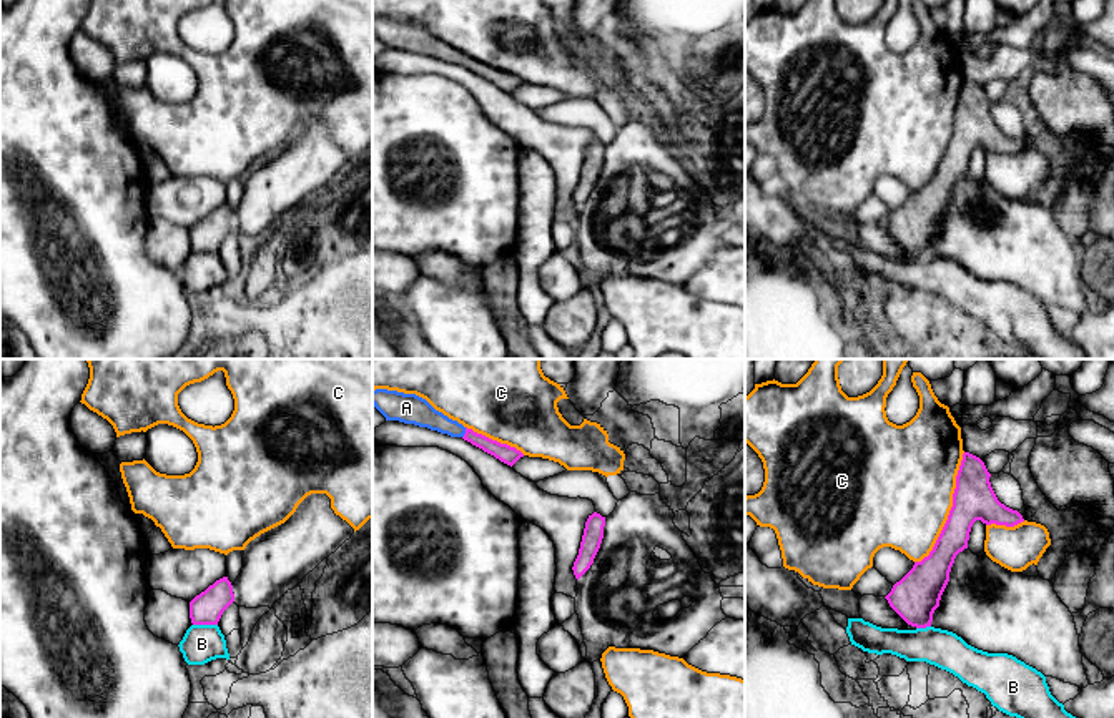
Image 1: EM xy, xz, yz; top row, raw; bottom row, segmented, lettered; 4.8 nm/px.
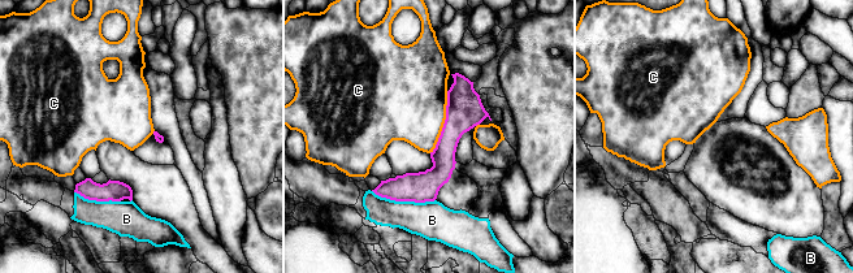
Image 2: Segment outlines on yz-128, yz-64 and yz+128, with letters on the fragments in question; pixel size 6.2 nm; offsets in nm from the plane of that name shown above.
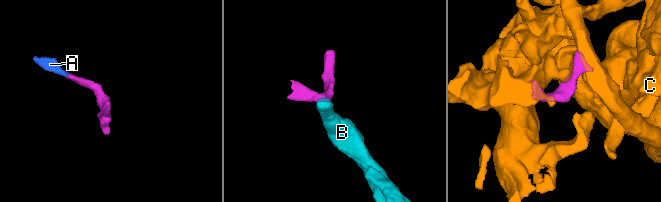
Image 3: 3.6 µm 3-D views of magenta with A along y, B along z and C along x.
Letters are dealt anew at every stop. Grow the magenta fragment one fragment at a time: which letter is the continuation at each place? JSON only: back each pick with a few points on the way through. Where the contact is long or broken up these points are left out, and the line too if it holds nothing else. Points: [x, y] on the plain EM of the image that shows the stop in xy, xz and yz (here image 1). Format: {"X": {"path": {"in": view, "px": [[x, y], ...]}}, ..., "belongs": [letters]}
{"A": {"path": {"in": "xz", "px": [[504, 80], [466, 60], [419, 40]]}}, "belongs": ["A"]}

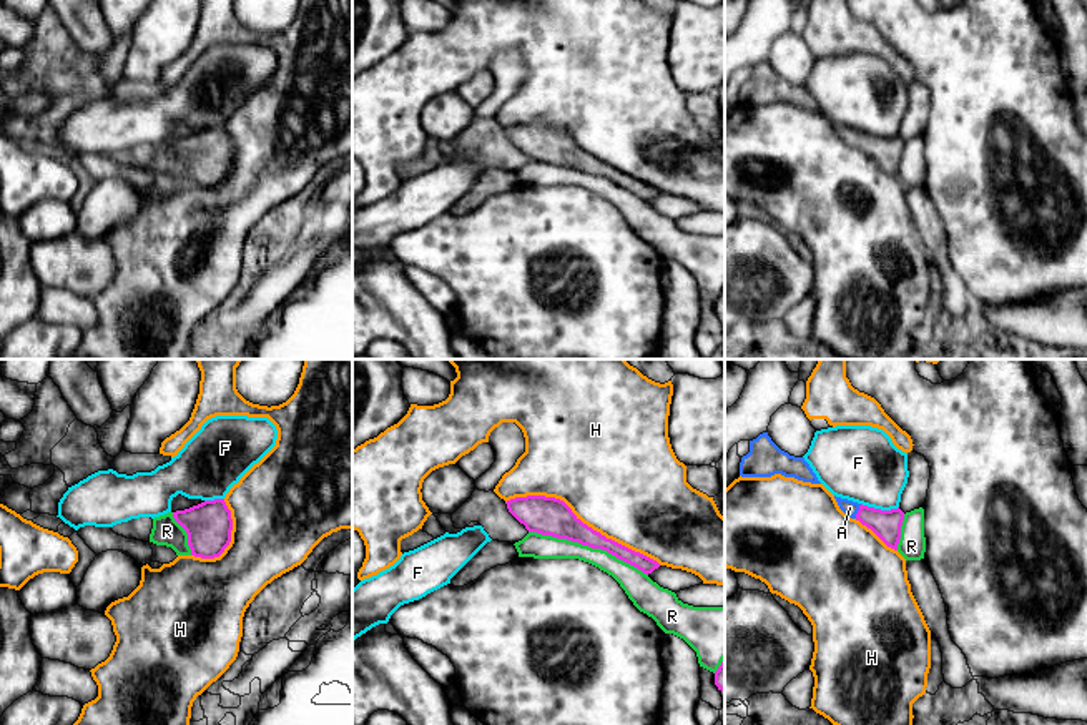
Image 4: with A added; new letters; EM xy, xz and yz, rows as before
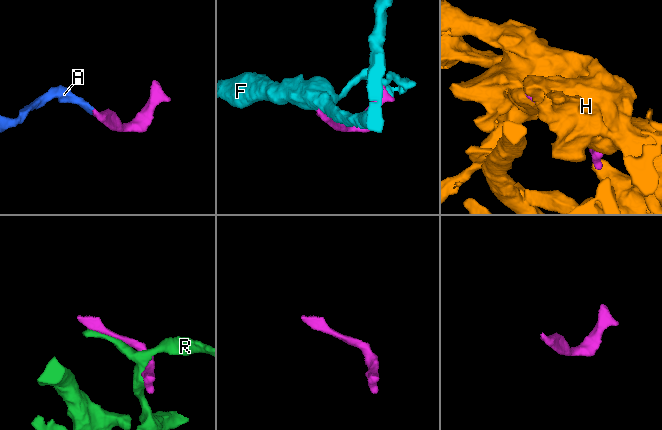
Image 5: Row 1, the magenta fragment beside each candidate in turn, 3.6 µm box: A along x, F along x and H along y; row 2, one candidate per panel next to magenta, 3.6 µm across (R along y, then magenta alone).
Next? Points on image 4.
{"A": {"path": {"in": "yz", "px": [[886, 152], [858, 138], [850, 135]]}}, "belongs": ["A"]}

